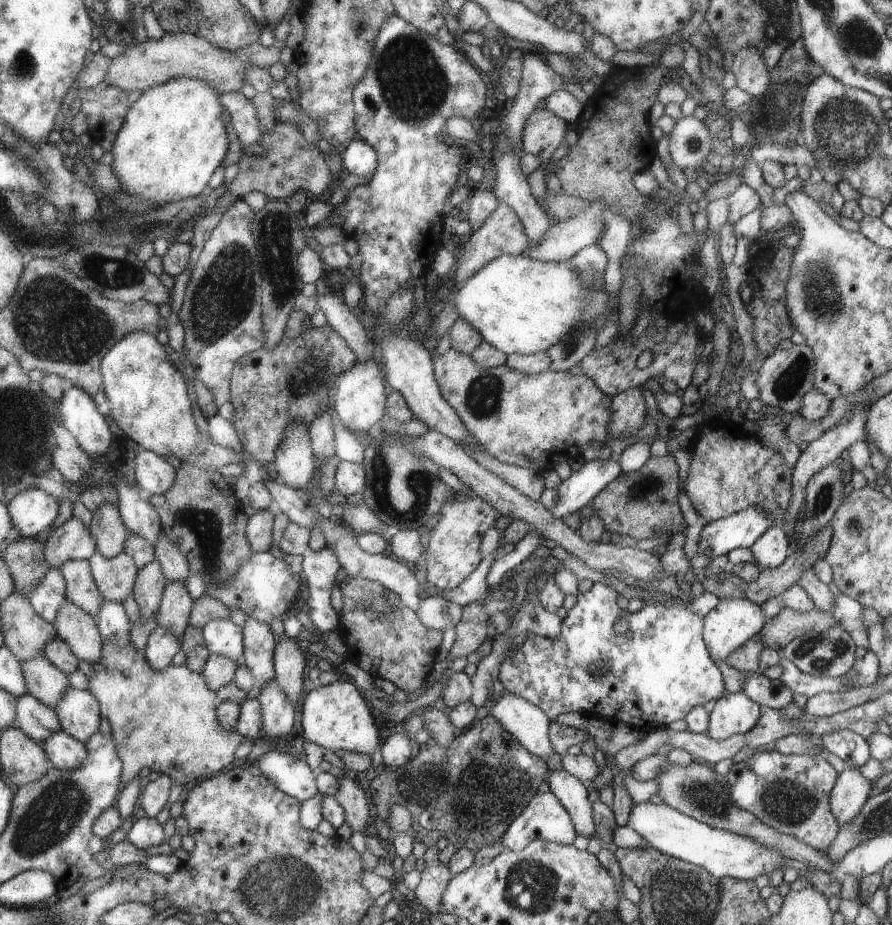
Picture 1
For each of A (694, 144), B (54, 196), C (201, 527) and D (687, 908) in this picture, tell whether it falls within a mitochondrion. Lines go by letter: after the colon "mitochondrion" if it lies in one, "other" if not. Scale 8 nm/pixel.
A: mitochondrion
B: other
C: mitochondrion
D: mitochondrion

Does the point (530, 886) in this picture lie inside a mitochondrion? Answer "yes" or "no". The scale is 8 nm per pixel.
yes

